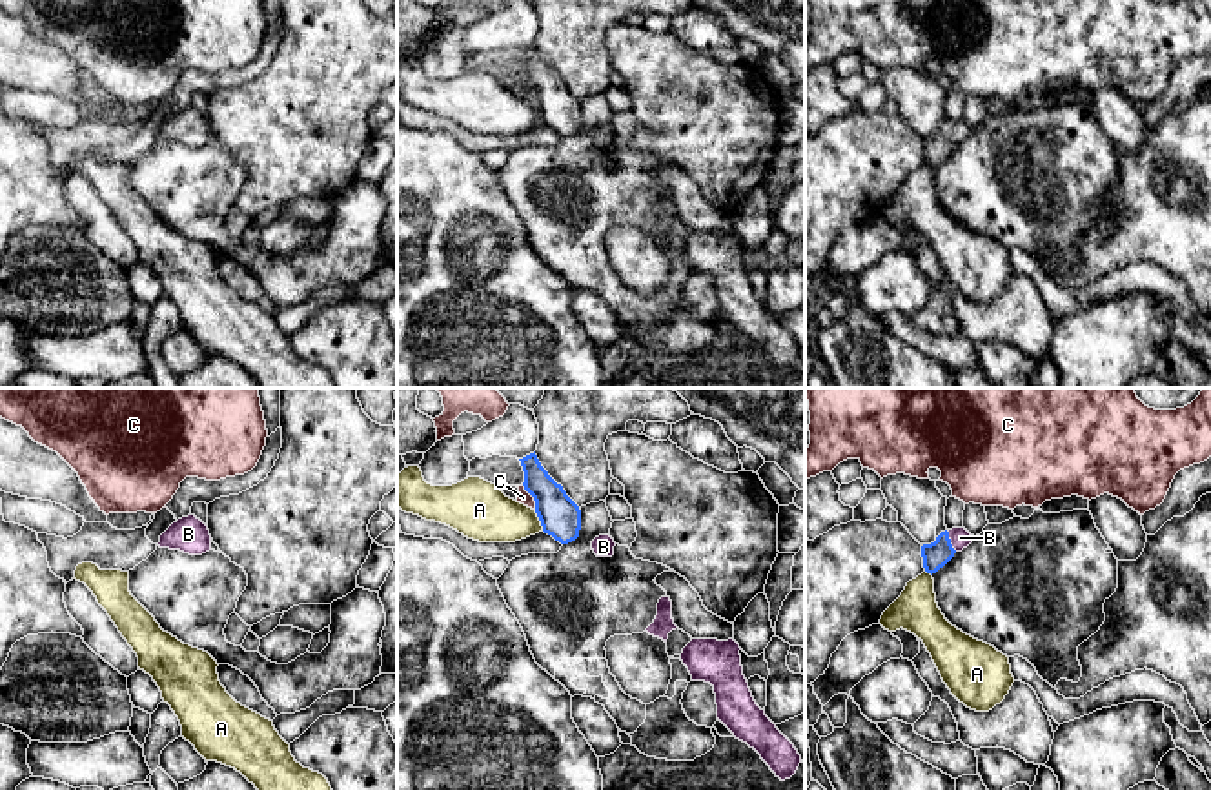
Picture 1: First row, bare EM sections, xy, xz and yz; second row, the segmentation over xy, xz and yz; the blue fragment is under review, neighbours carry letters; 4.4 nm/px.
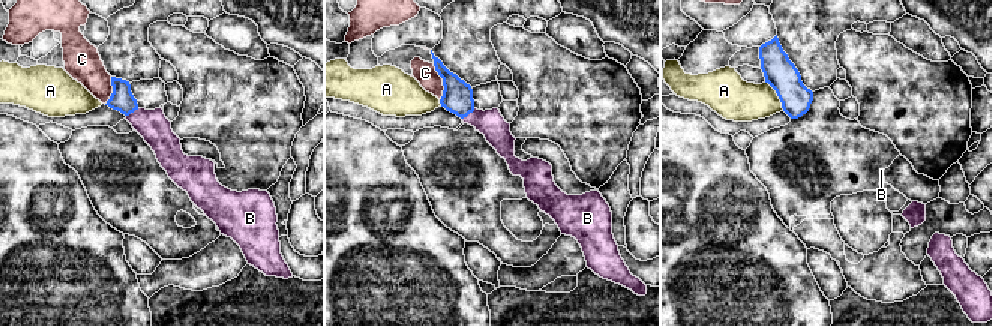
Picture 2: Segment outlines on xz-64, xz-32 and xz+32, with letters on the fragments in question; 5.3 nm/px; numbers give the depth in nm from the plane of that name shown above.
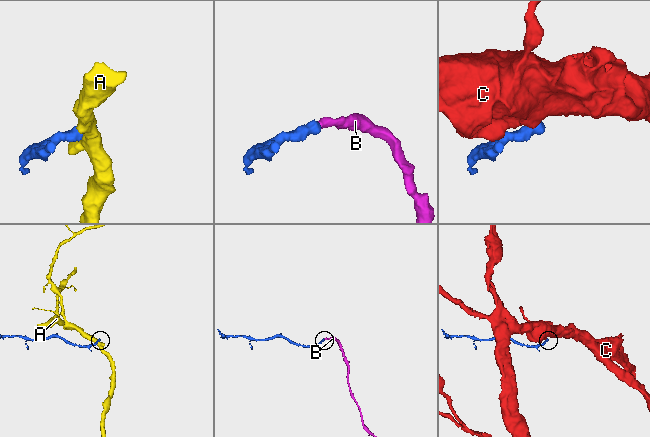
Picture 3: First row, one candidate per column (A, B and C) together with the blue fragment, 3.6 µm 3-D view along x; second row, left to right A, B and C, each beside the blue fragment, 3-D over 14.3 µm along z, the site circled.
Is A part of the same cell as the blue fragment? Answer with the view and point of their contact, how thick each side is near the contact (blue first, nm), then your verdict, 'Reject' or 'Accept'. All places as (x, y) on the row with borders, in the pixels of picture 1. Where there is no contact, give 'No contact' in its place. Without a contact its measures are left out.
Touches blue at xz (539, 519). Thickness 180 nm (blue) against 240 nm. Reject

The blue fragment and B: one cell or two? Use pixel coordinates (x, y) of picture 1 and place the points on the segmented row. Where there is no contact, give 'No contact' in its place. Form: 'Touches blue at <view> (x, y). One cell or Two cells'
Touches blue at yz (949, 541). One cell

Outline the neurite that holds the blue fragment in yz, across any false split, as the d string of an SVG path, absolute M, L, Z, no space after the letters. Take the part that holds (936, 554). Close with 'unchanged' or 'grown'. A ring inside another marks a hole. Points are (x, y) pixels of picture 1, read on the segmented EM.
M952 528L941 532L934 542L921 546L923 568L927 573L936 573L943 568L956 552L962 552L974 541L965 528Z | grown

